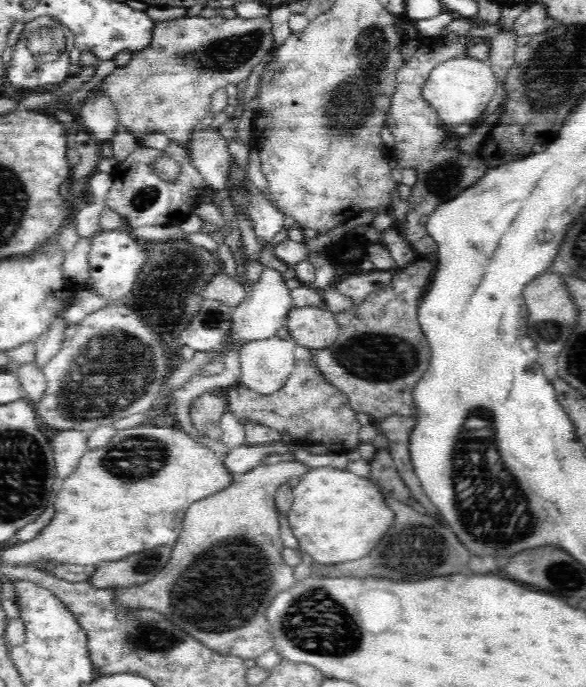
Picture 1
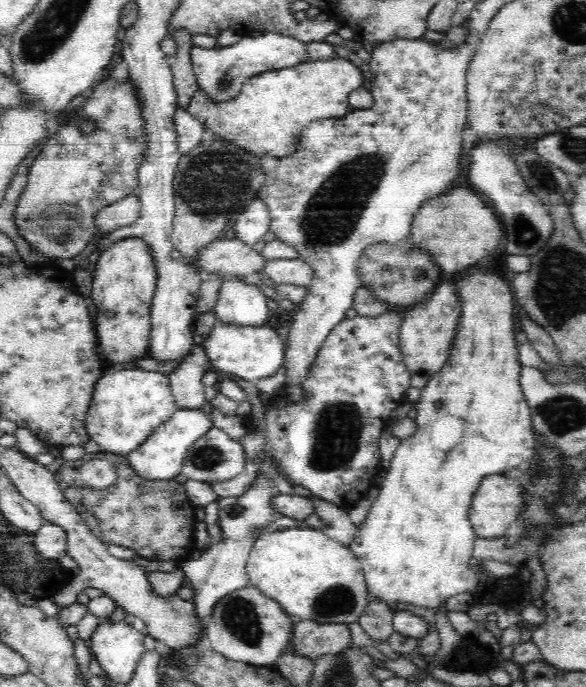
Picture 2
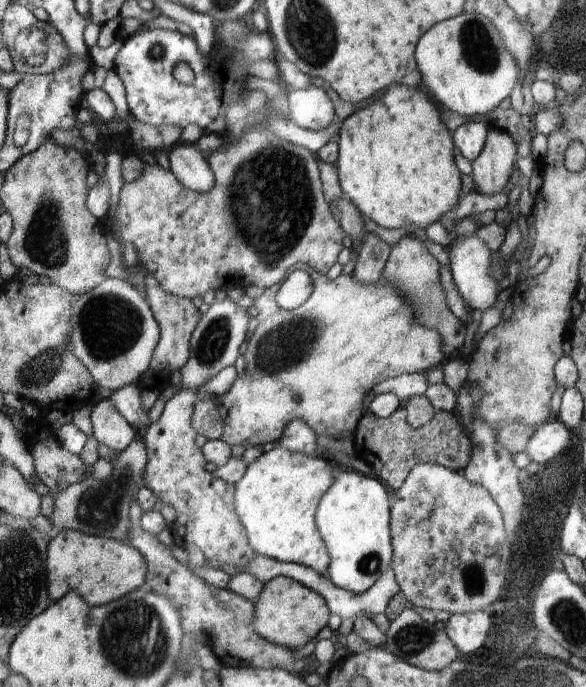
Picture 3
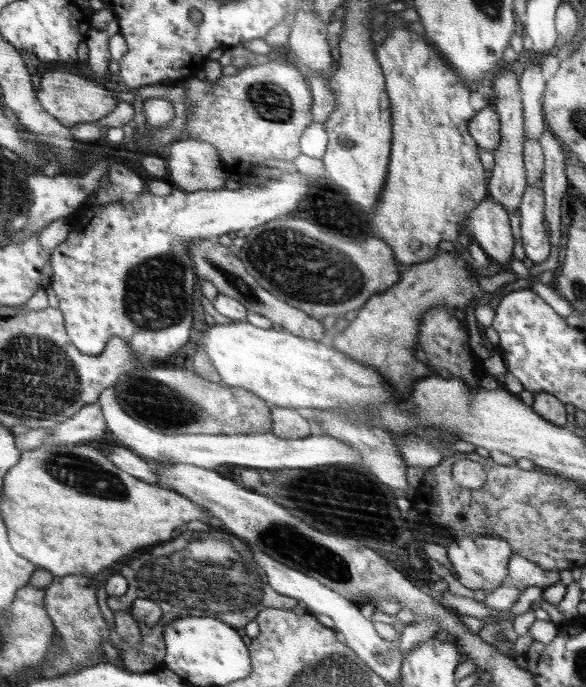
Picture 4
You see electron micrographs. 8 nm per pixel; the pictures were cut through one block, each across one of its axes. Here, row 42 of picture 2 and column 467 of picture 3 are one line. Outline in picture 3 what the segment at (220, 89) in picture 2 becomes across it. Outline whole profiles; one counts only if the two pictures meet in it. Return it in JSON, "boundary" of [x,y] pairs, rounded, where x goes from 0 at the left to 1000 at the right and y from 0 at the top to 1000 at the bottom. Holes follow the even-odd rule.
{"boundary":[[[812,341],[775,348],[765,358],[766,393],[771,397],[776,418],[792,438],[797,438],[804,451],[826,454],[836,445],[846,445],[853,416],[841,399],[840,368],[843,365],[836,364]]]}

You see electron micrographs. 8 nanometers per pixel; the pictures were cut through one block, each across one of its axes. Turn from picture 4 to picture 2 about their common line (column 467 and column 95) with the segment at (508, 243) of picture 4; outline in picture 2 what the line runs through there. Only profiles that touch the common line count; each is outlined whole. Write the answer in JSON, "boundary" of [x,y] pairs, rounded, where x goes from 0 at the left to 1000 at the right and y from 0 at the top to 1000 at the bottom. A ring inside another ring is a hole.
{"boundary":[[[232,282],[213,285],[208,291],[174,303],[160,317],[166,338],[189,339],[201,332],[229,326],[239,314],[242,295]]]}

